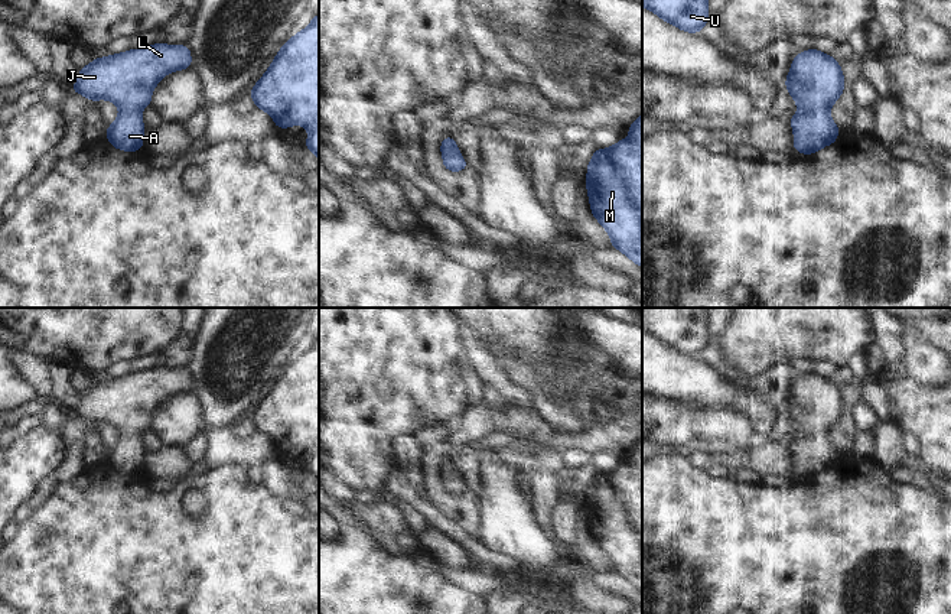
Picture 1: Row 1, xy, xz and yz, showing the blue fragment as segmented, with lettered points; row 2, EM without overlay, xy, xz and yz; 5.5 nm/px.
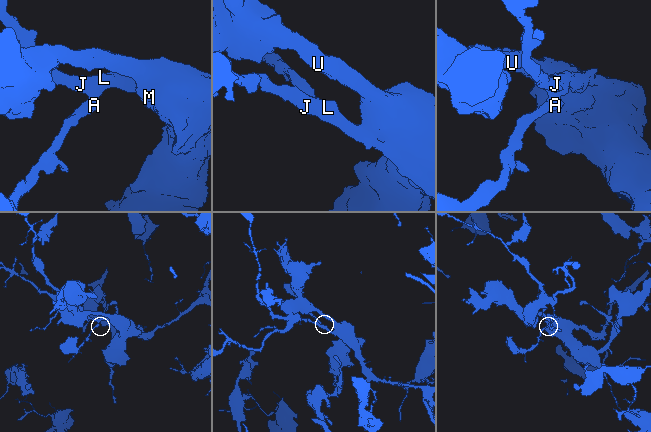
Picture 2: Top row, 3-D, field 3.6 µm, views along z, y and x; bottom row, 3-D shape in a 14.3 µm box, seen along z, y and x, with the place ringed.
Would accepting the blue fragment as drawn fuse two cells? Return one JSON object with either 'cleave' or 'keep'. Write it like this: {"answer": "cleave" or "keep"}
{"answer": "keep"}

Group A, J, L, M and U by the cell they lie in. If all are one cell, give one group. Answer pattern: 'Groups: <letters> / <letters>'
Groups: A J L M U

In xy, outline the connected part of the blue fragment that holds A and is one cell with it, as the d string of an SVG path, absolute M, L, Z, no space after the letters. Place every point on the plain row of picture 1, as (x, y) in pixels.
M157 366L153 370L130 373L107 381L95 381L79 393L71 415L91 425L108 423L118 432L117 444L107 451L105 461L111 470L126 475L143 472L140 435L150 429L152 415L163 399L190 392L192 380L185 368L170 370Z

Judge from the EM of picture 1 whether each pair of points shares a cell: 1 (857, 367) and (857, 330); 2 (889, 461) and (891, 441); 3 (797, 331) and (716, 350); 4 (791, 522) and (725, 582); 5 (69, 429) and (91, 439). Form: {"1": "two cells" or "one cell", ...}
{"1": "two cells", "2": "one cell", "3": "two cells", "4": "one cell", "5": "two cells"}

